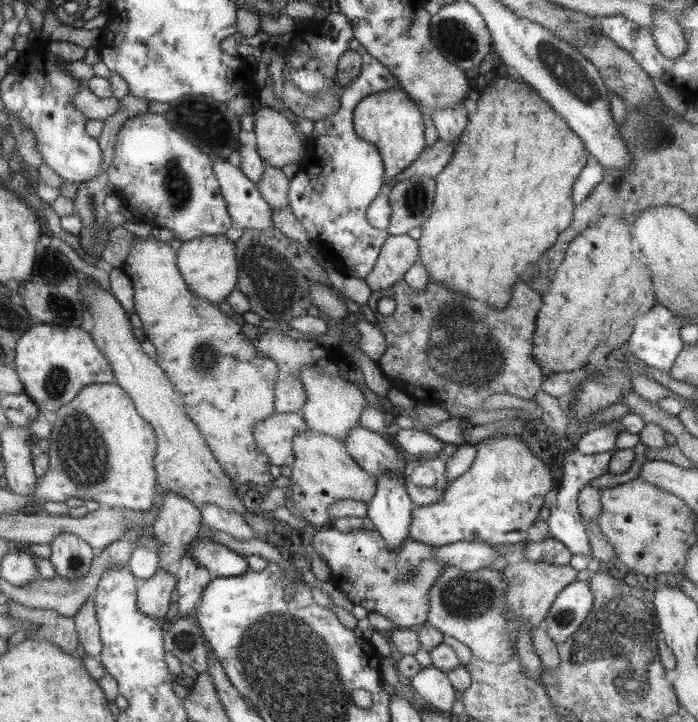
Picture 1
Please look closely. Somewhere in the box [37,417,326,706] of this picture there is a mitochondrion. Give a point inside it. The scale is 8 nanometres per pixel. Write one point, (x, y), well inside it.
(74, 562)

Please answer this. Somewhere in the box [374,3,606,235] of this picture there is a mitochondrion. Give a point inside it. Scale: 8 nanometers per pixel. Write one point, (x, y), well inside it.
(566, 70)

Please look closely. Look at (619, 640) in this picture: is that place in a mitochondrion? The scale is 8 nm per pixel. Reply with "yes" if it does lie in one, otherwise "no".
yes

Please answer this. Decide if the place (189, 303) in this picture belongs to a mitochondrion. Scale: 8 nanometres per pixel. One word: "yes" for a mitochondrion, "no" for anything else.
no

